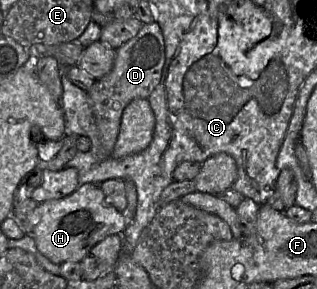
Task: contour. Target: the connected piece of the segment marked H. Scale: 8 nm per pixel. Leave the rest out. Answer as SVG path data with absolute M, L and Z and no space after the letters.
M82 184L70 195L39 203L36 214L39 222L30 236L35 240L37 249L54 264L81 262L90 249L108 235L121 235L127 224L125 212L120 212L106 202L99 185Z

